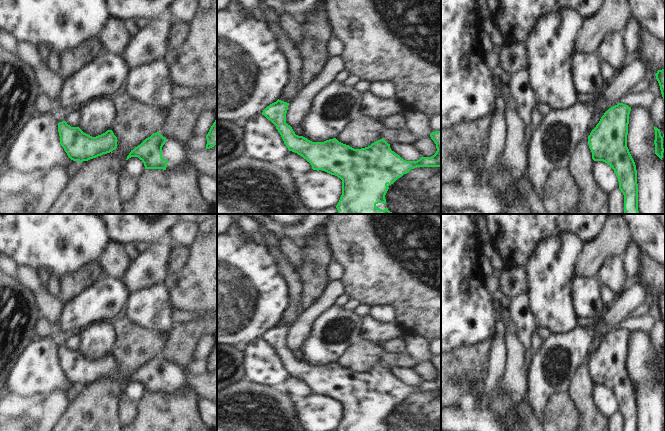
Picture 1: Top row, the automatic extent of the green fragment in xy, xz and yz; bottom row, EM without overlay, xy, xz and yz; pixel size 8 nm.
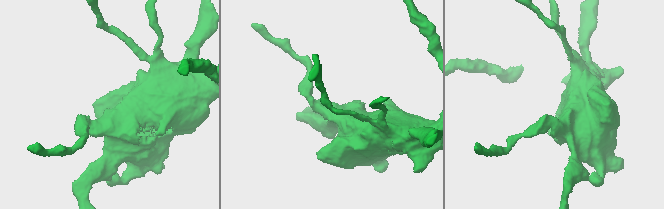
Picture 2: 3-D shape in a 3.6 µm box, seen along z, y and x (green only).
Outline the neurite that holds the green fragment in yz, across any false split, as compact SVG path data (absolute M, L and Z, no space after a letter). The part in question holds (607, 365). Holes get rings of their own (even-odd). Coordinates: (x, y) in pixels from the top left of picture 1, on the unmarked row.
M623 327L609 332L588 360L588 368L592 376L592 383L603 385L614 394L618 402L619 413L624 419L624 431L638 431L637 394L627 371L630 335L631 331Z

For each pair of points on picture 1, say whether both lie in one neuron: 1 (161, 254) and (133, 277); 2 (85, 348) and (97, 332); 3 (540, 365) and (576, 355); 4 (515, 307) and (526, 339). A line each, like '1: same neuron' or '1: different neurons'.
1: same neuron
2: same neuron
3: same neuron
4: same neuron

